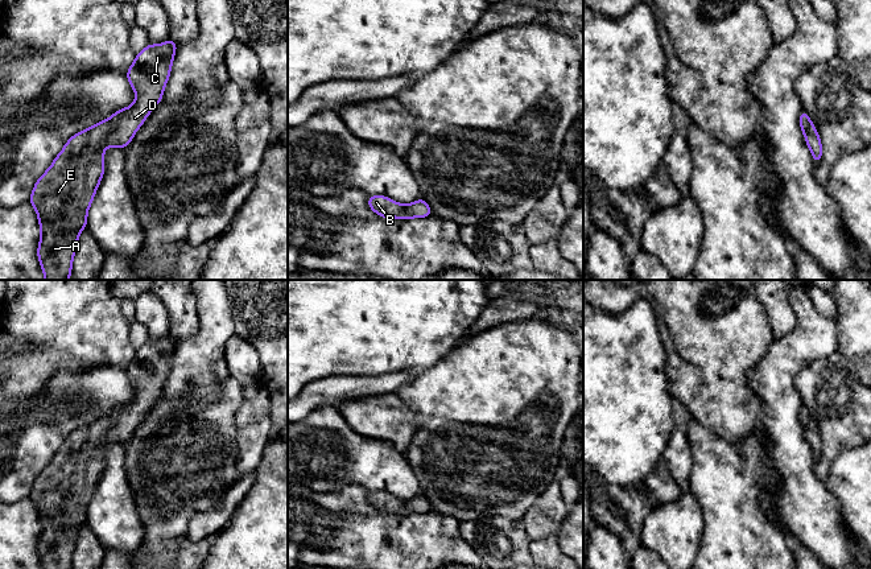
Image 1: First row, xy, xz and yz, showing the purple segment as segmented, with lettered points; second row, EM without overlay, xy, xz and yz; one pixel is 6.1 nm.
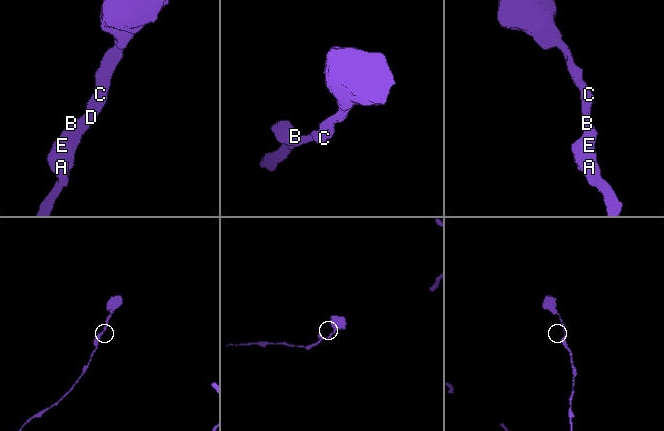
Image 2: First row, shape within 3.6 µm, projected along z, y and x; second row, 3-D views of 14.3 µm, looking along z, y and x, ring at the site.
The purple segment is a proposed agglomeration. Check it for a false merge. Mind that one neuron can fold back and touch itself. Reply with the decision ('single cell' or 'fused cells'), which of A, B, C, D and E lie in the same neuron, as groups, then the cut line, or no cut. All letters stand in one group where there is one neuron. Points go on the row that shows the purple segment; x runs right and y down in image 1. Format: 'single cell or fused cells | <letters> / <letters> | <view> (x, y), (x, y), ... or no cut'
single cell | A B C D E | no cut

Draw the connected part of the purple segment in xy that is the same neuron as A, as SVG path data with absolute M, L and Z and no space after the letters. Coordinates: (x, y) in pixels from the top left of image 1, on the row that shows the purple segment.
M149 44L128 69L136 92L128 108L75 133L50 168L37 180L30 205L36 209L41 239L37 248L45 280L69 280L87 211L104 174L104 149L124 149L152 110L162 102L177 44Z

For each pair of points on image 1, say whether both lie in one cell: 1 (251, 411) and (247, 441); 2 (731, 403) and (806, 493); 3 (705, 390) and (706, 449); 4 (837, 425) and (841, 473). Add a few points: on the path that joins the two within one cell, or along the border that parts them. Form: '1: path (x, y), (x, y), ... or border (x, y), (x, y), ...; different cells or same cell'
1: path (251, 419), (251, 433); same cell
2: border (752, 391), (760, 401), (759, 421); different cells
3: border (692, 416), (717, 436), (734, 444); different cells
4: border (857, 446), (845, 449), (821, 479); different cells

